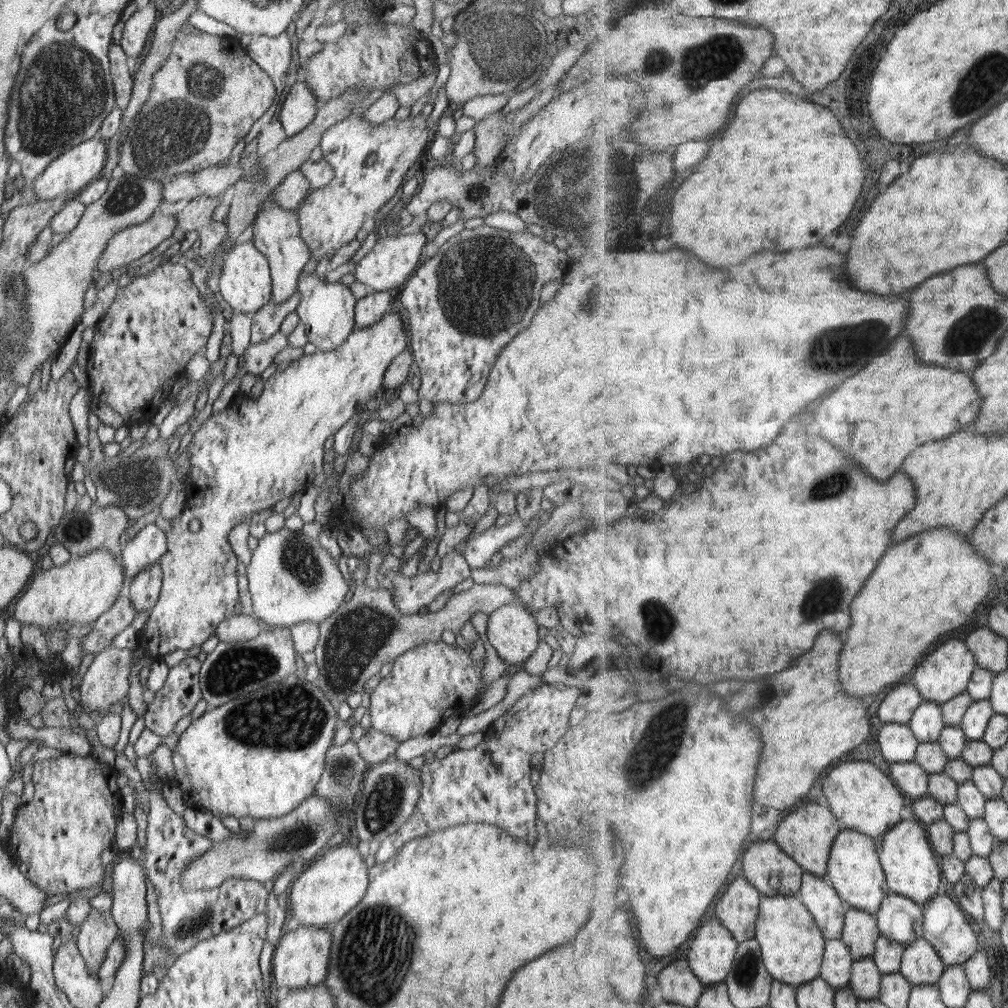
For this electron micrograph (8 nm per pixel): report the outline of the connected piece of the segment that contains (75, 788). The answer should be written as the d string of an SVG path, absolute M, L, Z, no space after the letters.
M70 753L56 759L43 759L34 765L34 797L32 801L21 804L17 809L16 821L6 839L6 846L10 846L18 854L22 864L28 866L26 877L50 897L82 888L92 888L104 878L105 868L102 866L101 855L113 842L119 817L116 810L122 800L116 784L118 773L110 765L90 755Z

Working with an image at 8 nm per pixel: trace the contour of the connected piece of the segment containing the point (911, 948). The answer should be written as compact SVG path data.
M926 937L908 944L901 972L915 985L939 985L950 965Z

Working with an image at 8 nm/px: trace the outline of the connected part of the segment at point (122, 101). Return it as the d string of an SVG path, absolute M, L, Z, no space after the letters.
M113 43L109 50L109 69L113 80L115 90L115 101L120 110L126 110L131 92L133 89L133 80L128 65L126 65L127 54L121 45Z

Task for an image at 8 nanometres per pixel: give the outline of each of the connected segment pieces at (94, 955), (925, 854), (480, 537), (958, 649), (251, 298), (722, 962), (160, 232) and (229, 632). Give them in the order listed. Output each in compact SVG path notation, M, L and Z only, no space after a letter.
M91 908L86 920L80 925L77 949L85 960L87 971L97 976L109 944L120 935L111 911Z
M917 817L914 820L904 820L886 834L877 837L877 842L894 893L913 898L923 905L940 894L945 870L942 870L941 862L938 862L940 854L934 852L930 832L924 822Z
M514 518L511 523L503 526L493 526L484 533L474 534L462 545L464 558L471 569L485 568L504 544L515 540L524 534L526 521Z
M951 640L930 654L917 668L915 684L928 701L950 702L953 698L959 697L969 690L975 672L979 667L979 658L968 646L967 641Z
M253 241L234 245L228 252L221 272L220 294L235 313L252 315L272 300L272 280L266 258L255 248Z
M723 922L710 924L700 928L698 938L694 943L690 942L692 948L686 950L686 956L691 960L692 968L699 974L699 977L707 984L726 981L734 968L741 942L735 937L733 930L730 930Z
M157 209L146 222L120 230L109 240L107 248L97 260L97 275L124 270L131 262L170 239L176 226L176 215L164 215Z
M241 613L226 617L215 630L219 642L235 643L256 638L260 634L260 624L251 615Z

